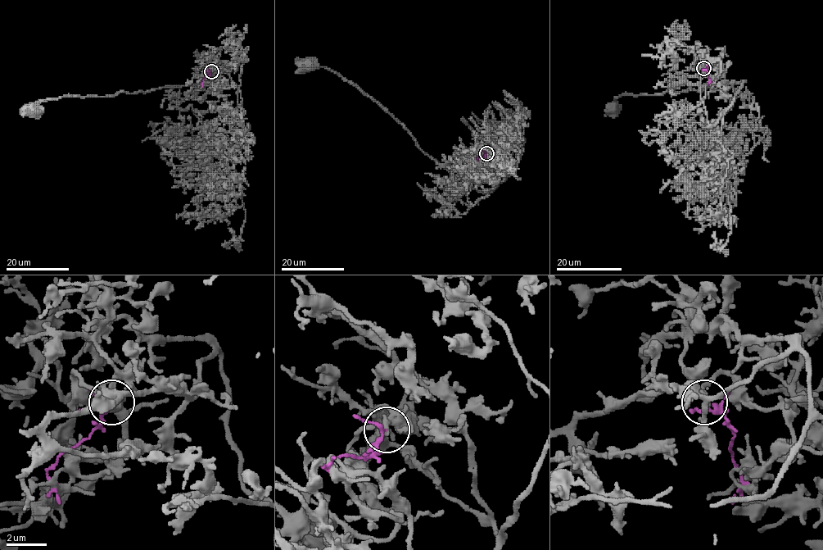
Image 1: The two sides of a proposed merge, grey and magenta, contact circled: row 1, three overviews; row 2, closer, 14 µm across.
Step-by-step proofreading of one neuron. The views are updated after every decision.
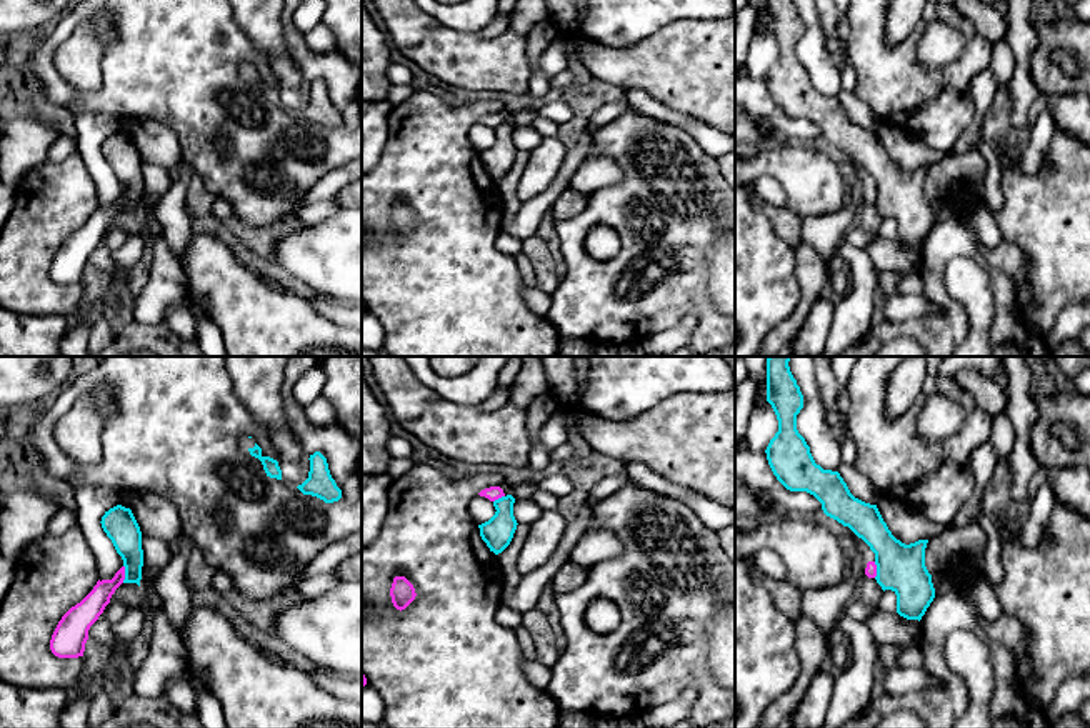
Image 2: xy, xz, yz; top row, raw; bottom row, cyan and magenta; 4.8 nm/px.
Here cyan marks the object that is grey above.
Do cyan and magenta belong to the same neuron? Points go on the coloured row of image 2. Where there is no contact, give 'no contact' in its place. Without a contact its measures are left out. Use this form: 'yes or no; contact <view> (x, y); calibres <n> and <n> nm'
no; contact xy (125, 573); calibres 160 and 120 nm

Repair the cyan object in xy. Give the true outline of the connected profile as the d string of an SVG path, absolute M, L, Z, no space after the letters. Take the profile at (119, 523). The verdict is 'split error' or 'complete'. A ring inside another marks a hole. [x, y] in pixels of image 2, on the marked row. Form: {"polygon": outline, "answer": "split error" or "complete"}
{"polygon": "M117 505L105 511L100 523L123 560L123 583L137 583L140 586L143 566L142 531L132 510Z", "answer": "complete"}

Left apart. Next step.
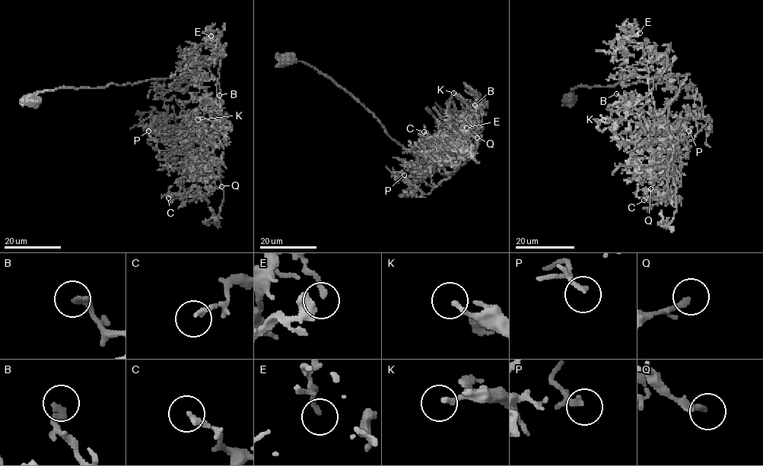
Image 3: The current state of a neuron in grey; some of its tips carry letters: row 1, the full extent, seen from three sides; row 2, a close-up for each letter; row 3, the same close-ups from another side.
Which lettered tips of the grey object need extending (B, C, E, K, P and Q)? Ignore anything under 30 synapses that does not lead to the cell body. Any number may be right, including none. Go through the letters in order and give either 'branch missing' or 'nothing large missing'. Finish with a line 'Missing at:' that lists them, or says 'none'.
B: branch missing
C: nothing large missing
E: nothing large missing
K: nothing large missing
P: nothing large missing
Q: nothing large missing
Missing at: B

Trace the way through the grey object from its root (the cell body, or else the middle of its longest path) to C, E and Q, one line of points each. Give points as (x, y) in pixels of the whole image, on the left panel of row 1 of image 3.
C: (30, 100), (58, 87), (195, 76), (214, 107), (210, 146), (218, 178), (168, 198)
E: (30, 100), (58, 87), (195, 76), (222, 114), (223, 46), (211, 36)
Q: (30, 100), (58, 87), (195, 76), (214, 107), (210, 146), (220, 158), (209, 163), (205, 185), (221, 186)

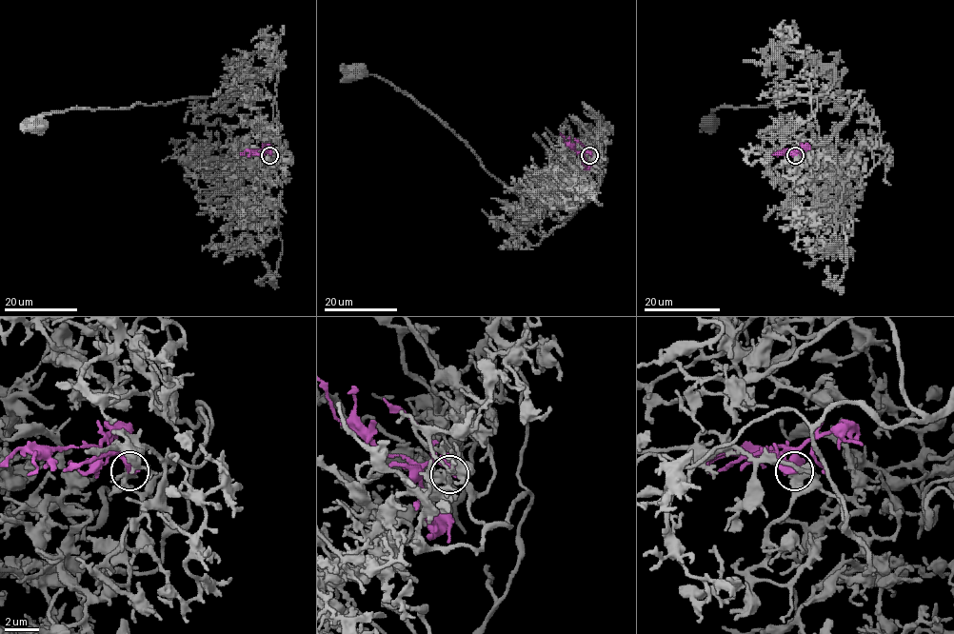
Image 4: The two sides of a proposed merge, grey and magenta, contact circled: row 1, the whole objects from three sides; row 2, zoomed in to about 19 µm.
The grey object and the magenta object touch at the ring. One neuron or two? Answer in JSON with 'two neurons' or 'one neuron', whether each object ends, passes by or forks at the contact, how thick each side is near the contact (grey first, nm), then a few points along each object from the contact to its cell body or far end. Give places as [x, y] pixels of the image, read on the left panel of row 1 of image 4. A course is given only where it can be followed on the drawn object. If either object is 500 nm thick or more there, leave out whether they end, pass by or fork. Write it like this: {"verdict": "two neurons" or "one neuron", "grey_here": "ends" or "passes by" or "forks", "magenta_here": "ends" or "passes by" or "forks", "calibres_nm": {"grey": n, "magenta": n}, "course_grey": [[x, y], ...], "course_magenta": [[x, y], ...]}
{"verdict": "one neuron", "calibres_nm": {"grey": 320, "magenta": 500}, "course_grey": [[268, 155], [281, 167], [288, 144], [276, 141], [247, 93], [129, 108], [70, 108], [44, 113], [33, 125]], "course_magenta": [[269, 155], [266, 150], [255, 149], [247, 149], [240, 155]]}

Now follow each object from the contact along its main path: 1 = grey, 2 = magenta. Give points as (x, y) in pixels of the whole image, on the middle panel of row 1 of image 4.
1: (588, 155), (607, 161), (602, 182), (553, 220), (435, 116), (353, 72)
2: (589, 155), (575, 151), (560, 132)

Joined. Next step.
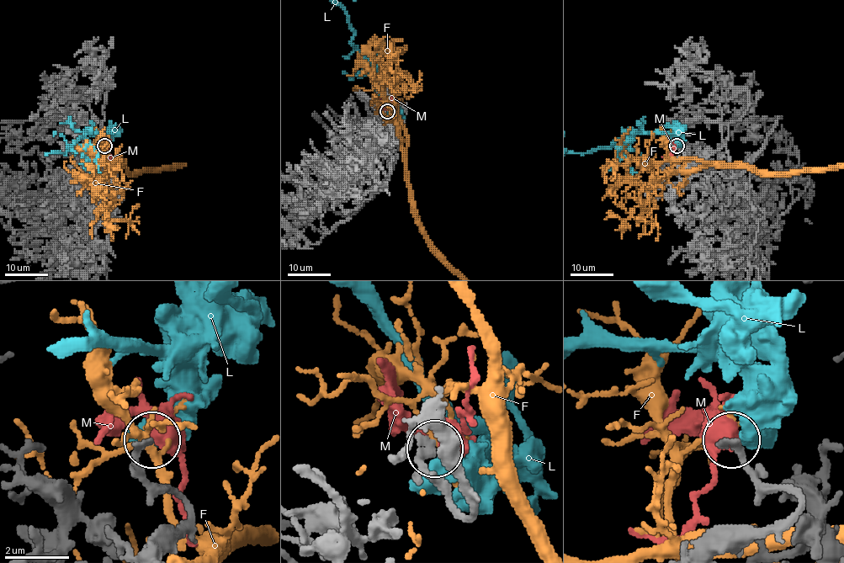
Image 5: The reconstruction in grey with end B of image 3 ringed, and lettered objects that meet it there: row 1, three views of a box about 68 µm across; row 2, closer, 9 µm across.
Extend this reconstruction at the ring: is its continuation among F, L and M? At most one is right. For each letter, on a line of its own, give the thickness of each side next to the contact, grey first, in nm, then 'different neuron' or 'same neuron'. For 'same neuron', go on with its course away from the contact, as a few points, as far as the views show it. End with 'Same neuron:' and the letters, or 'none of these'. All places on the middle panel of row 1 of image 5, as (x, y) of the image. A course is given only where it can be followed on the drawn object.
F: calibres 240 and 80 nm; different neuron
L: calibres 260 and 650 nm; different neuron
M: calibres 240 and 440 nm; same neuron
Same neuron: M

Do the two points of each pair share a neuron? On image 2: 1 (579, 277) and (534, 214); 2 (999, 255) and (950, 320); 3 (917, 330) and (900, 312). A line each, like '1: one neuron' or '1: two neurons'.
1: two neurons
2: two neurons
3: two neurons

